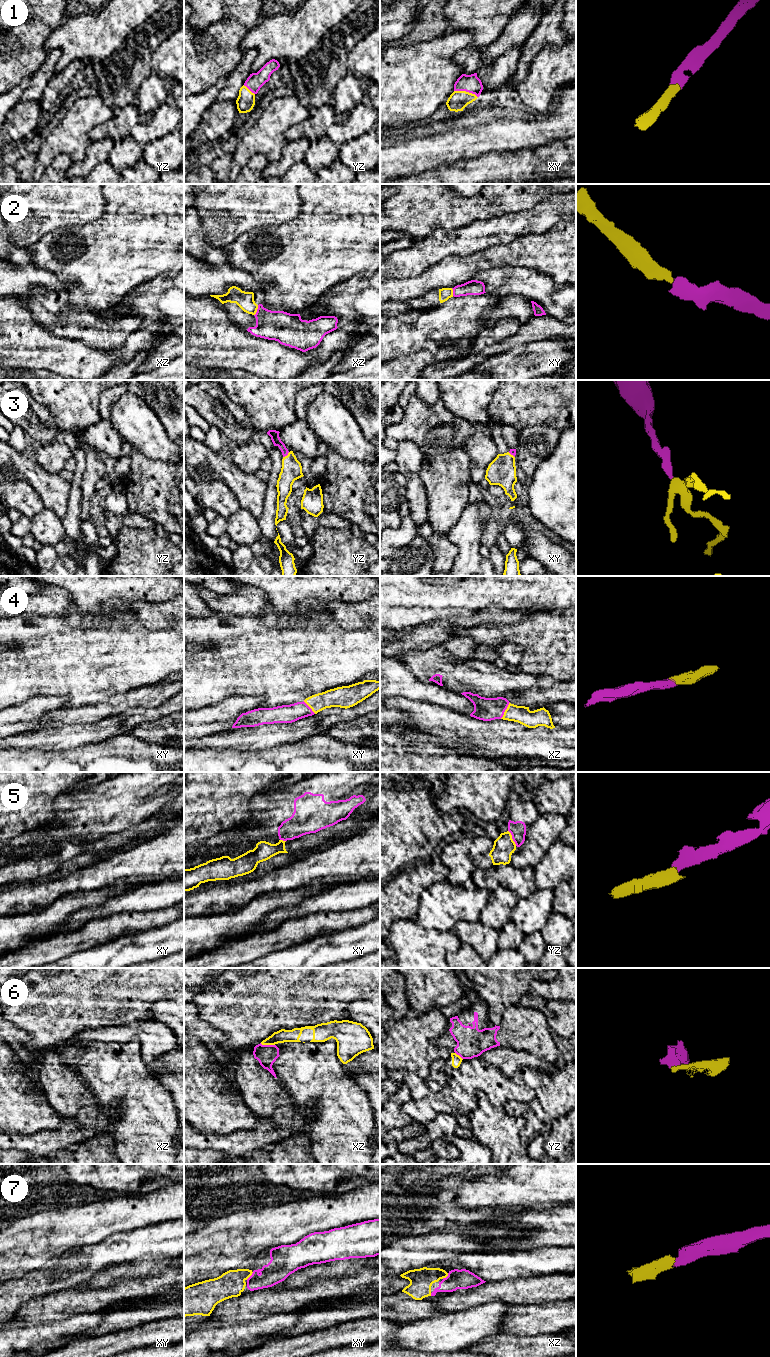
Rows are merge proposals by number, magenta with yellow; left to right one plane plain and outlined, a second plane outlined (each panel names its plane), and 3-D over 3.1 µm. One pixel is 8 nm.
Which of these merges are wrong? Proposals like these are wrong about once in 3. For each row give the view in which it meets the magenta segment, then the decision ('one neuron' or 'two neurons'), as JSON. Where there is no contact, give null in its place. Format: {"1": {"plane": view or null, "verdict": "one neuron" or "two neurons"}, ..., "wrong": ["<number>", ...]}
{"1": {"plane": "xy", "verdict": "one neuron"}, "2": {"plane": "xz", "verdict": "one neuron"}, "3": {"plane": "yz", "verdict": "one neuron"}, "4": {"plane": "xz", "verdict": "one neuron"}, "5": {"plane": "yz", "verdict": "two neurons"}, "6": {"plane": "xz", "verdict": "two neurons"}, "7": {"plane": "xy", "verdict": "one neuron"}, "wrong": ["5", "6"]}

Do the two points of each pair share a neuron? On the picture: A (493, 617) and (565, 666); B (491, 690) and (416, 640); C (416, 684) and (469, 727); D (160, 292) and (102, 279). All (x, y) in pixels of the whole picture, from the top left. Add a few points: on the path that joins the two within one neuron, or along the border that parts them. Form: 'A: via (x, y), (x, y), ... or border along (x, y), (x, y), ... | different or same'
A: border along (527, 618), (510, 624), (480, 624) | different
B: border along (440, 644), (424, 650), (411, 650), (406, 653) | different
C: border along (421, 701), (435, 703), (466, 714) | different
D: border along (157, 276), (135, 286), (124, 296) | different

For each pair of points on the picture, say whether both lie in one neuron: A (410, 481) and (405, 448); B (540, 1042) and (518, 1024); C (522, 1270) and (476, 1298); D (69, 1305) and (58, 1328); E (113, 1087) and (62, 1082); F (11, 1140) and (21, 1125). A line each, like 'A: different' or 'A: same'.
A: same
B: same
C: different
D: different
E: different
F: different

